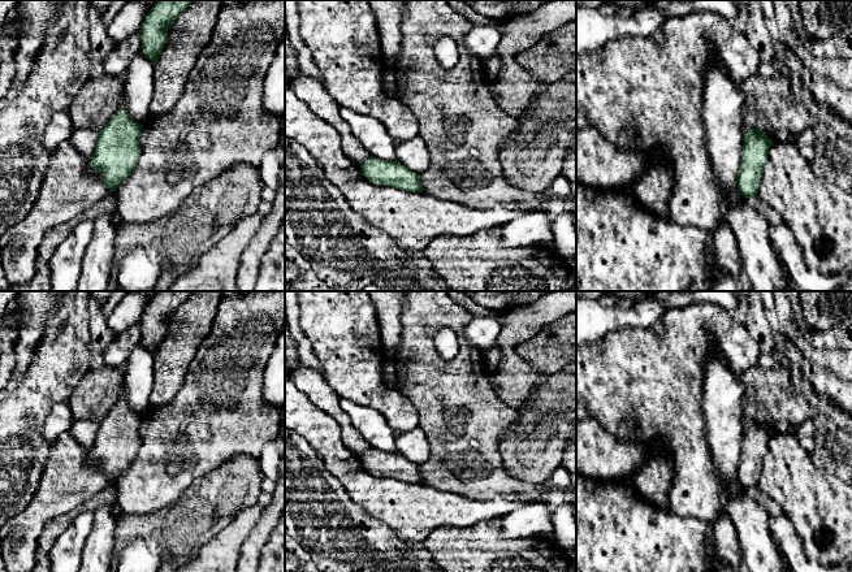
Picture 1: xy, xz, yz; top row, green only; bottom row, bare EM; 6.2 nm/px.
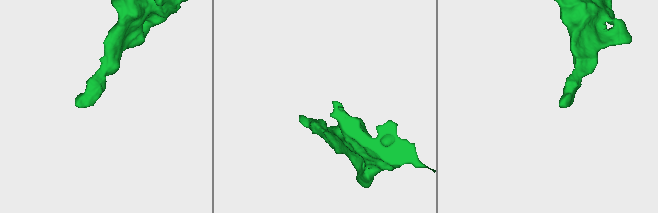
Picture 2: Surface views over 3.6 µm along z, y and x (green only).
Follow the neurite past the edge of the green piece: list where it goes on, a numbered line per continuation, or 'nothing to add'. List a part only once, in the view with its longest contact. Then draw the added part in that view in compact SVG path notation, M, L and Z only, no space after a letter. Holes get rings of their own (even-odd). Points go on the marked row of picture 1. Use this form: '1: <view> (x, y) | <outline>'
nothing to add

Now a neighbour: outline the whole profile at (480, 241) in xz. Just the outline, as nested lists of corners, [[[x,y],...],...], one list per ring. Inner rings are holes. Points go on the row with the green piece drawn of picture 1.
[[[501,228],[481,230],[470,237],[437,237],[421,255],[431,261],[431,273],[444,282],[446,291],[574,291],[567,286],[572,270],[563,257],[548,246],[505,247]]]

